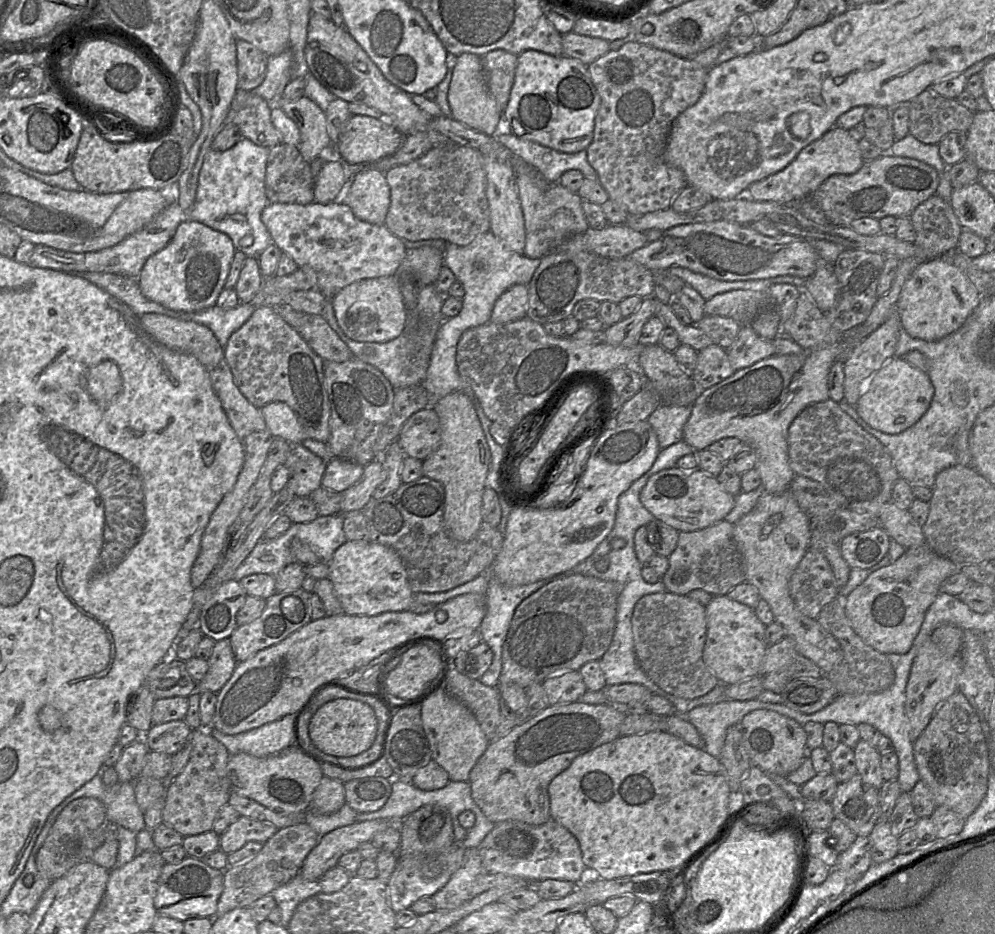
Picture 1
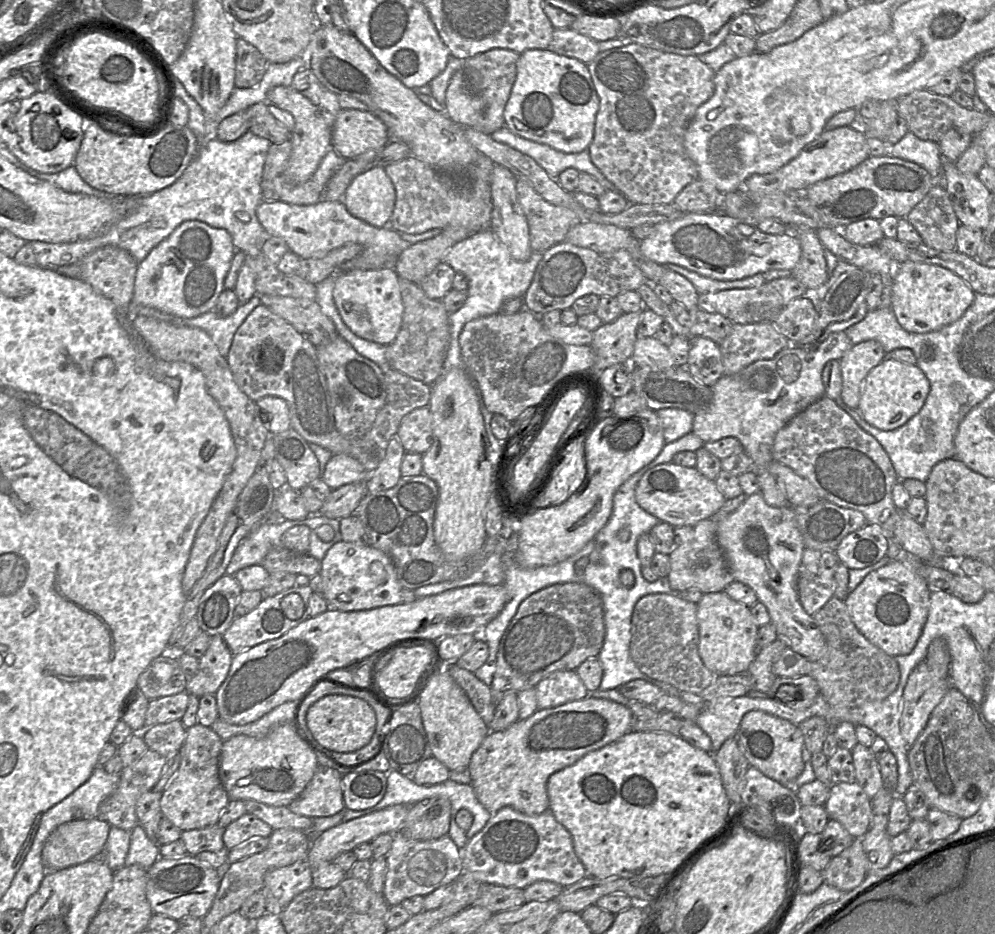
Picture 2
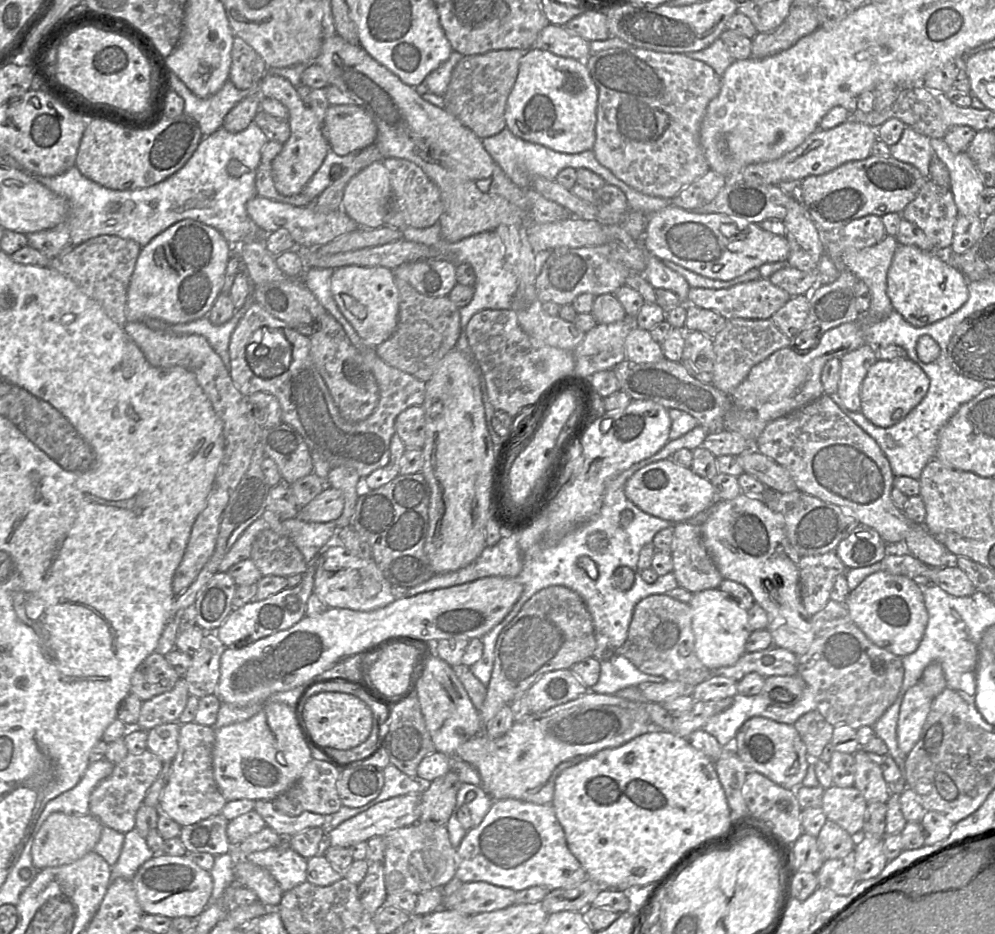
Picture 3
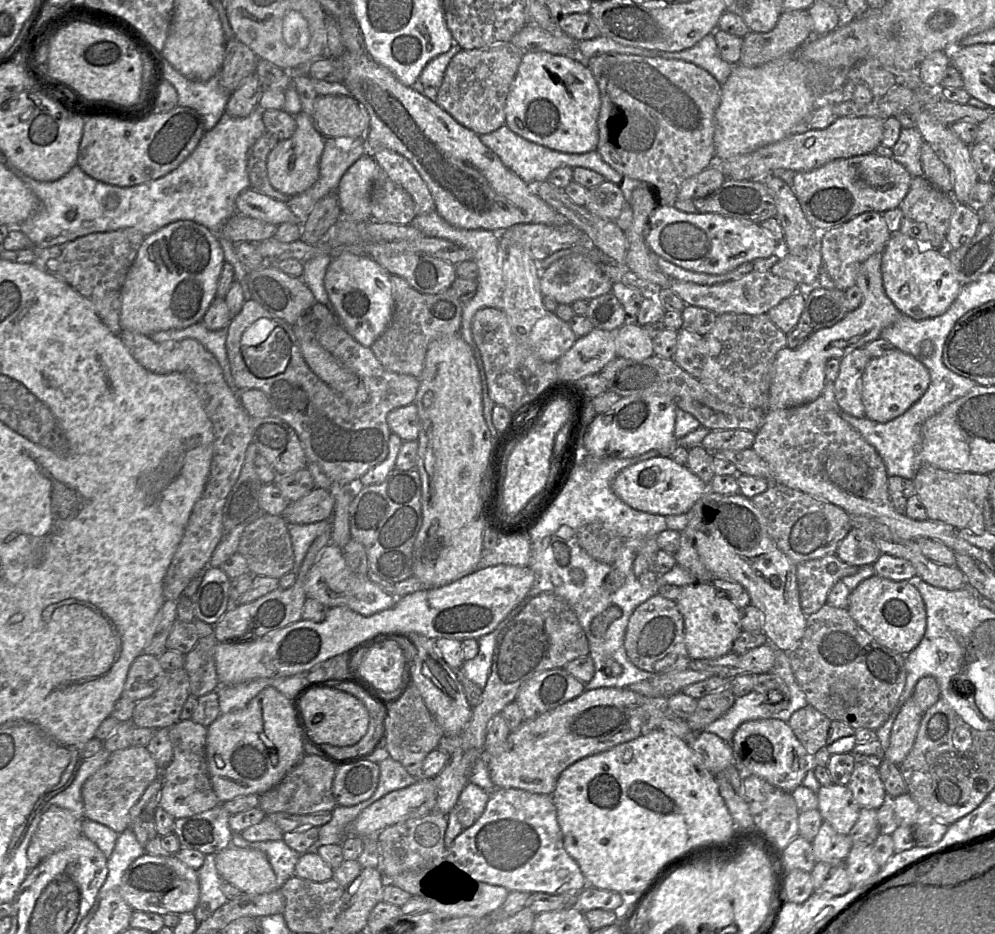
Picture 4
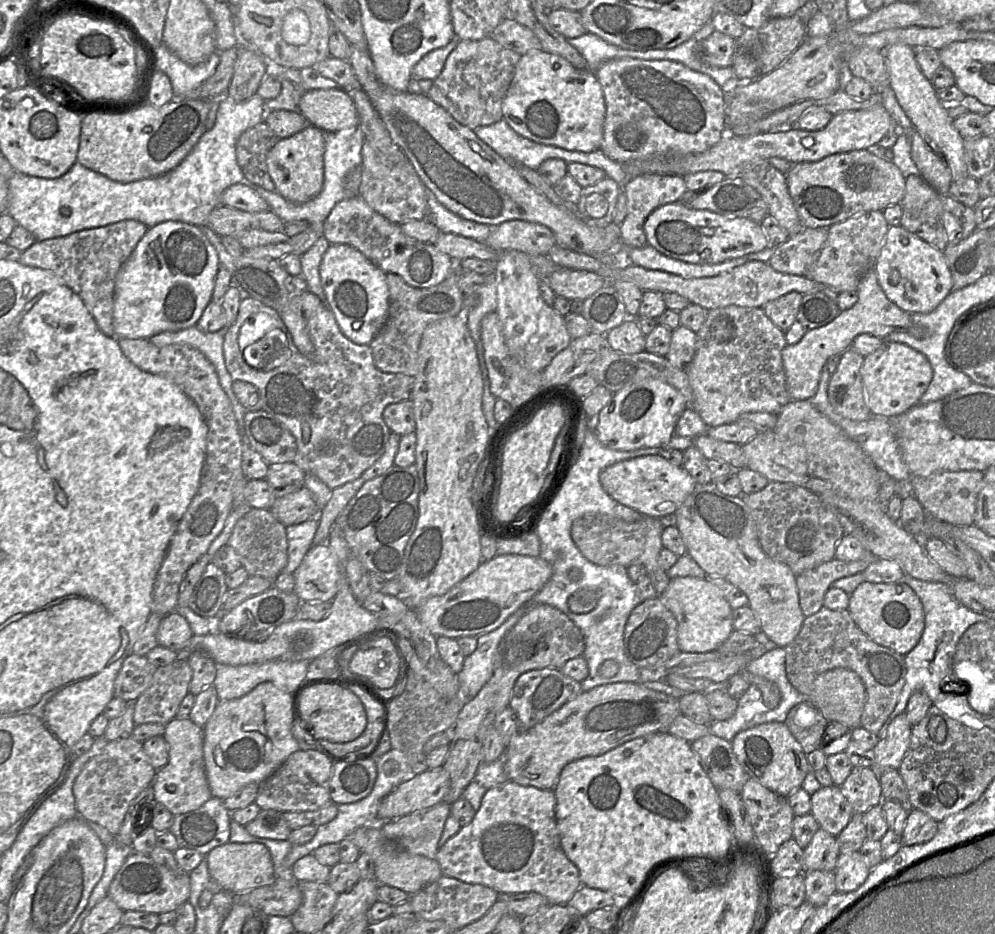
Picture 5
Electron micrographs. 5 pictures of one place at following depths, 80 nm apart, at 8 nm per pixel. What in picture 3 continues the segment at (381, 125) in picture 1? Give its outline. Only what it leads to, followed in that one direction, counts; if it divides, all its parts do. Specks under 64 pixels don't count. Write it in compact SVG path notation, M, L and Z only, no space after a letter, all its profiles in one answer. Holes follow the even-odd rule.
M330 105L322 121L329 147L340 156L375 143L377 127L370 115L358 105Z

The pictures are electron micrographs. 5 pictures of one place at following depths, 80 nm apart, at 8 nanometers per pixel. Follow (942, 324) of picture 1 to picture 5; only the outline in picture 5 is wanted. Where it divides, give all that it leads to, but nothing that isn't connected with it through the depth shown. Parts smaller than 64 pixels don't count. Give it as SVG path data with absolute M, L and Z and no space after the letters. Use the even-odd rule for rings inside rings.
M901 225L889 226L874 269L886 297L908 313L930 313L953 290L952 275L943 251Z

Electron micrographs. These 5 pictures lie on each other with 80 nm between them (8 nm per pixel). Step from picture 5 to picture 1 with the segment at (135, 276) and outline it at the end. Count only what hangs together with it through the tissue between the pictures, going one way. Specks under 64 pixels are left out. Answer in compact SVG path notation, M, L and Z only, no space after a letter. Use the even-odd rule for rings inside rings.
M196 221L179 224L171 241L147 259L137 277L142 295L176 312L196 312L215 305L224 289L236 250L231 239Z

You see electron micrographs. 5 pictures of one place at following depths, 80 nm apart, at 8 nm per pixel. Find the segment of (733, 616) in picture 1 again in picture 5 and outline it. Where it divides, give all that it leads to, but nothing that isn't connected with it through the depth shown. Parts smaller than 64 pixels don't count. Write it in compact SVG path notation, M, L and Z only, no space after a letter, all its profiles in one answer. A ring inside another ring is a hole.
M707 578L670 579L667 588L659 597L678 623L677 642L680 651L689 653L716 651L734 631L733 609L718 588Z

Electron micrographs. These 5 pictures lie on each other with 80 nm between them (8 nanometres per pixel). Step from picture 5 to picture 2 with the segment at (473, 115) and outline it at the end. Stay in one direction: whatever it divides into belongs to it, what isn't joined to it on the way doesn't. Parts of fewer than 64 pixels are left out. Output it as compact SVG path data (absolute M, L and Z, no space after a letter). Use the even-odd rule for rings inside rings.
M494 48L464 60L463 72L468 86L482 99L484 106L478 131L490 135L504 126L504 109L516 80L519 56L509 49Z

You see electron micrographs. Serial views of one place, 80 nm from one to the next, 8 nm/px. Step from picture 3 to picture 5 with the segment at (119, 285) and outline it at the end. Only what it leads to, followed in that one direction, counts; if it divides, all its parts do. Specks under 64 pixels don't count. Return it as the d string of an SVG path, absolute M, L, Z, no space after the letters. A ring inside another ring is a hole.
M128 219L64 237L36 241L22 252L18 262L53 272L82 299L99 330L106 336L114 337L115 277L148 229L145 224Z

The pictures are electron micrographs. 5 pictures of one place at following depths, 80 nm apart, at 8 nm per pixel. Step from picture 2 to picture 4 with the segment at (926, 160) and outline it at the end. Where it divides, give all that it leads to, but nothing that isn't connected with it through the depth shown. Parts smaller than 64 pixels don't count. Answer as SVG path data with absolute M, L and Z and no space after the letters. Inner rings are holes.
M906 113L896 116L902 126L900 136L892 147L893 159L905 167L912 177L924 177L920 161L920 150L924 139L915 127L913 119Z

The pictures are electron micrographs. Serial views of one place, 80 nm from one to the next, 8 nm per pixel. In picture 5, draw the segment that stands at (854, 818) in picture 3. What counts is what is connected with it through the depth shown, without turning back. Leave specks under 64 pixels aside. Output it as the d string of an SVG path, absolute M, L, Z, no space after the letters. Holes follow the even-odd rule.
M820 787L811 796L811 812L819 828L837 837L851 820L854 811L839 787Z

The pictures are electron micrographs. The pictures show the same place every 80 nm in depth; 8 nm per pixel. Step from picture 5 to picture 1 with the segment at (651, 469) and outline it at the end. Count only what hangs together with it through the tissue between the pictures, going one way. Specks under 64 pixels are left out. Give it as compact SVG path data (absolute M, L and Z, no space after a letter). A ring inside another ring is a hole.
M673 467L661 470L648 479L640 493L640 501L657 520L678 532L692 532L723 520L732 510L735 496L729 494L716 477L699 468Z

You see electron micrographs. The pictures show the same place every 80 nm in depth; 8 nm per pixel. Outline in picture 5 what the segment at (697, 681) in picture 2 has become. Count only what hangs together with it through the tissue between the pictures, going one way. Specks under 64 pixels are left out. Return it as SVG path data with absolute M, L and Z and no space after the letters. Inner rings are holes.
M659 595L637 605L630 613L624 628L624 649L627 657L638 667L664 664L680 652L677 642L678 623L663 604Z

